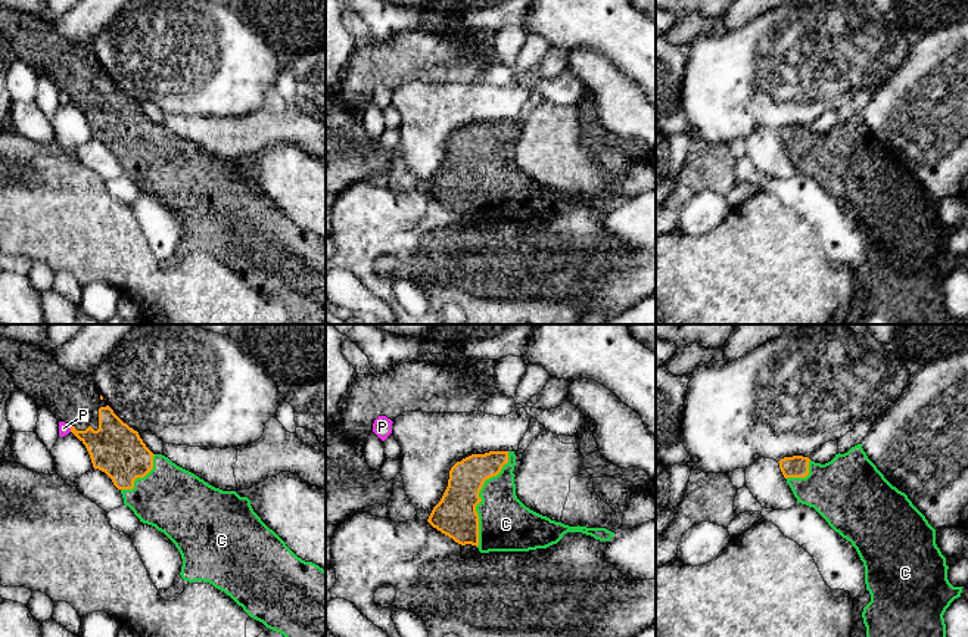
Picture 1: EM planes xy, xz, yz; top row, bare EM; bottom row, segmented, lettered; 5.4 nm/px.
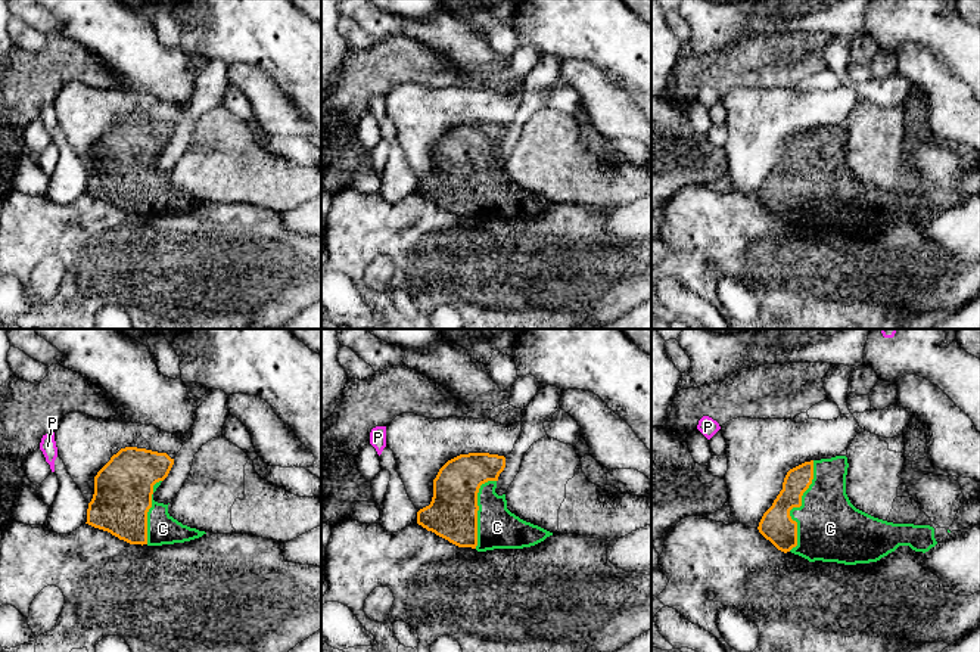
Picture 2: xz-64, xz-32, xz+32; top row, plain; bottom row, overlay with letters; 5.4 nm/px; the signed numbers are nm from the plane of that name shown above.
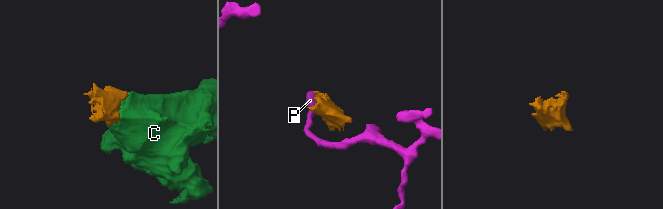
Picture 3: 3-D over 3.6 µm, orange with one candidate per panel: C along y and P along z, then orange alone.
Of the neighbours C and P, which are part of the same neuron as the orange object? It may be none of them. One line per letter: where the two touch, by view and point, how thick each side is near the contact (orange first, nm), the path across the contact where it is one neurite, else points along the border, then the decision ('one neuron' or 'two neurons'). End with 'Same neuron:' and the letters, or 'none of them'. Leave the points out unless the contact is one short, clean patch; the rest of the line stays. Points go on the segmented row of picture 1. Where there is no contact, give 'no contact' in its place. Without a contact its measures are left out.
C: xz (479, 497) | 220/300 nm | one neuron
P: xy (71, 429) | 260/60 nm | two neurons
Same neuron: C

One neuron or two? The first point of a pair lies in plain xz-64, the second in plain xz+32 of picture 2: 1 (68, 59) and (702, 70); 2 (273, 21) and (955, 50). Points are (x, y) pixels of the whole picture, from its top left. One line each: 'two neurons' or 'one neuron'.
1: one neuron
2: one neuron

